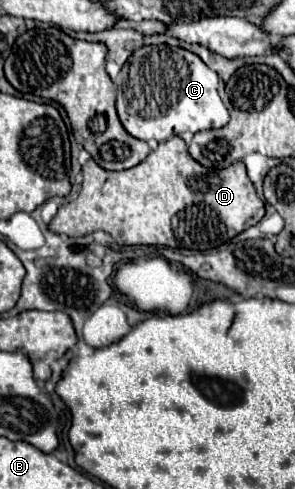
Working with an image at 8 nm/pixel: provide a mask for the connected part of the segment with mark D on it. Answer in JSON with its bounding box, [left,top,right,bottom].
[48,137,264,251]

